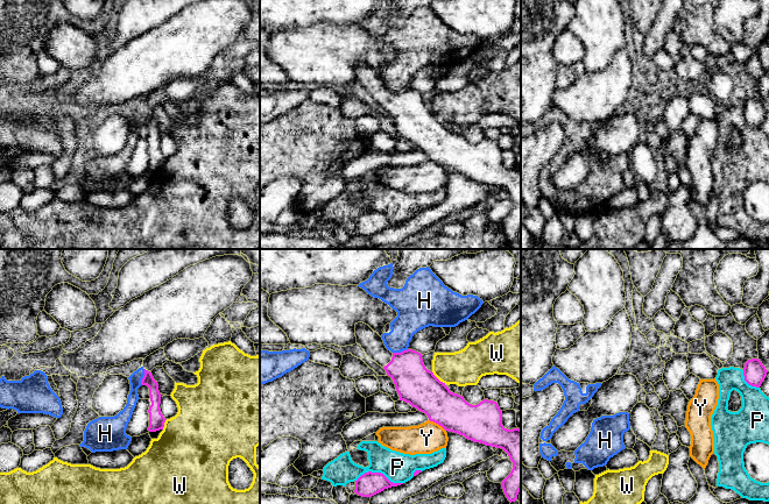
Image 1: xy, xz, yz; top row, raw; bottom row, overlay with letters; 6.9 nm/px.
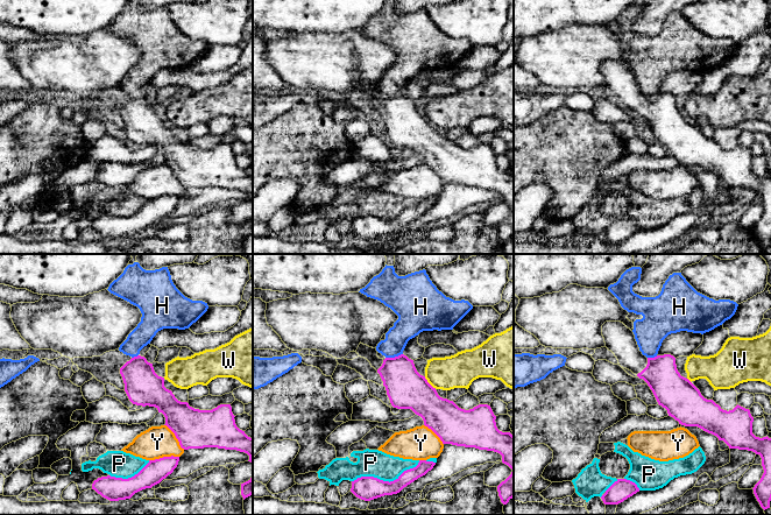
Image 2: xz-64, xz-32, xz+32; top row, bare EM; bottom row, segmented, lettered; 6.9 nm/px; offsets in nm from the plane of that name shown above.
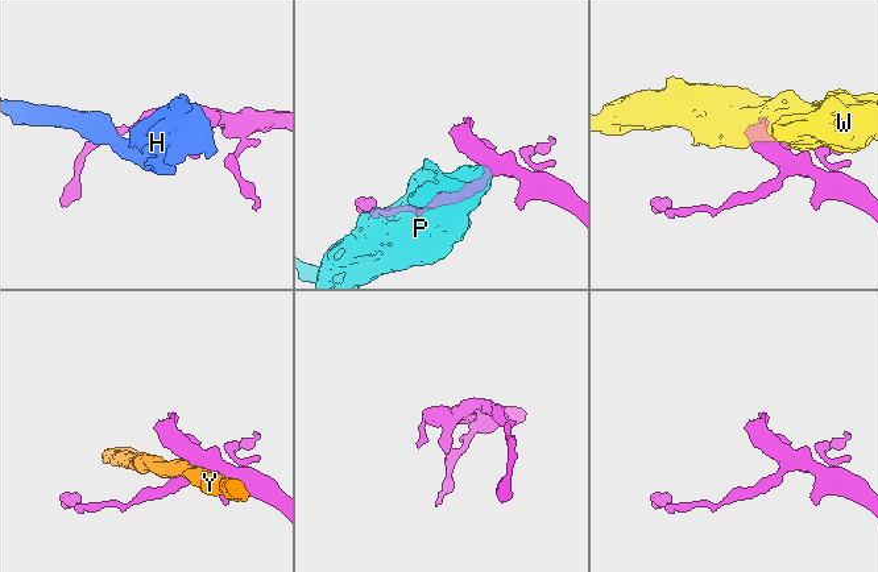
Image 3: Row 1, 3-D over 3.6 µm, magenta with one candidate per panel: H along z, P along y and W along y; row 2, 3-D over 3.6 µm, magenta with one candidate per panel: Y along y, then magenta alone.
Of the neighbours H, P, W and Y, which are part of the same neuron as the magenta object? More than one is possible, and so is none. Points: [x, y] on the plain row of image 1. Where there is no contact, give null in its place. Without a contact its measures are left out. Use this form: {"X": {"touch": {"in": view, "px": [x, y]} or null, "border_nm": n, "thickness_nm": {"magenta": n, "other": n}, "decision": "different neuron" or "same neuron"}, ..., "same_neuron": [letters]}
{"H": {"touch": {"in": "xy", "px": [143, 116]}, "border_nm": 110, "thickness_nm": {"magenta": 90, "other": 90}, "decision": "different neuron"}, "P": {"touch": {"in": "xz", "px": [379, 212]}, "border_nm": 320, "thickness_nm": {"magenta": 160, "other": 200}, "decision": "different neuron"}, "W": {"touch": {"in": "xz", "px": [437, 118]}, "border_nm": 130, "thickness_nm": {"magenta": 280, "other": 240}, "decision": "different neuron"}, "Y": {"touch": {"in": "xz", "px": [437, 162]}, "border_nm": 150, "thickness_nm": {"magenta": 260, "other": 220}, "decision": "different neuron"}, "same_neuron": []}

